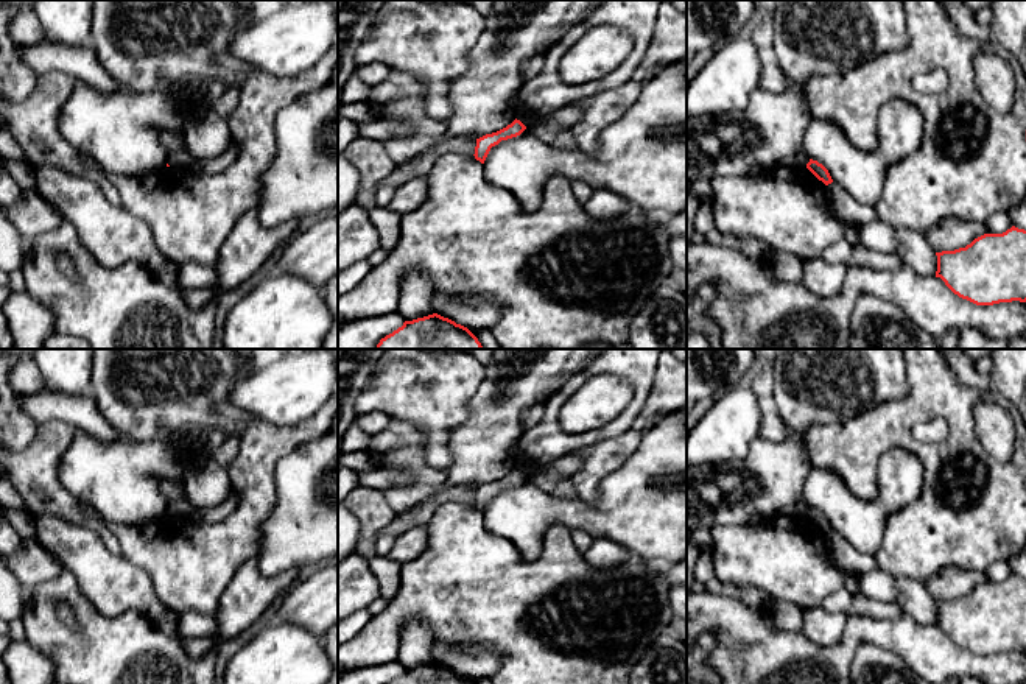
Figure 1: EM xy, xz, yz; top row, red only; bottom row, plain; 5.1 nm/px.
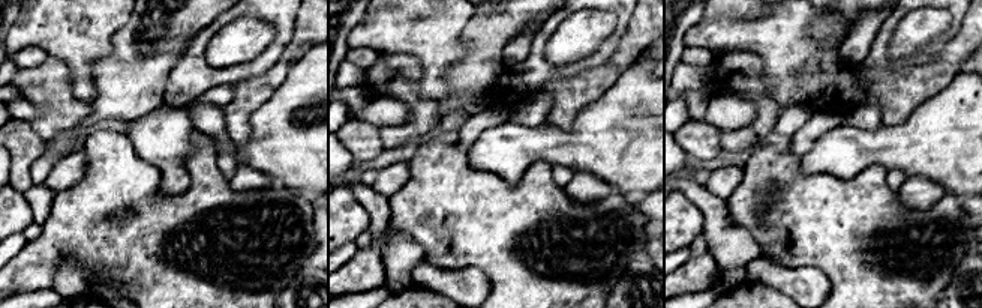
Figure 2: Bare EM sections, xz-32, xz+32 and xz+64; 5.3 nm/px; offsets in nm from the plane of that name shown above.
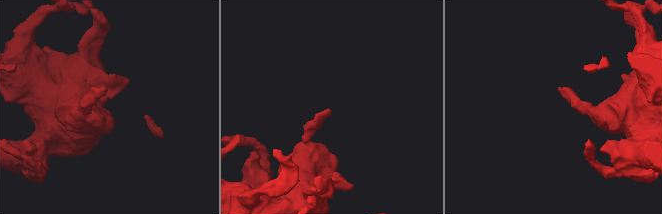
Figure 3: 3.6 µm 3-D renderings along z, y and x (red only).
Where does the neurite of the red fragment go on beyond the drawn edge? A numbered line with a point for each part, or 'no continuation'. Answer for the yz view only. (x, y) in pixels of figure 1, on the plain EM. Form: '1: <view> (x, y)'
no continuation

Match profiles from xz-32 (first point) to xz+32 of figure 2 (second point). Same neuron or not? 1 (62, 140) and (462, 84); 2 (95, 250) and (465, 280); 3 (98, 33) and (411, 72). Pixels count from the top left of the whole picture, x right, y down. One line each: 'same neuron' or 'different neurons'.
1: same neuron
2: different neurons
3: different neurons

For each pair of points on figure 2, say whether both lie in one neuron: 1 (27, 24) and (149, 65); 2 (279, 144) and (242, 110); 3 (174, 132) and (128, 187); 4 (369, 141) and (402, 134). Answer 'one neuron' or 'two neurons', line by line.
1: two neurons
2: two neurons
3: two neurons
4: two neurons

